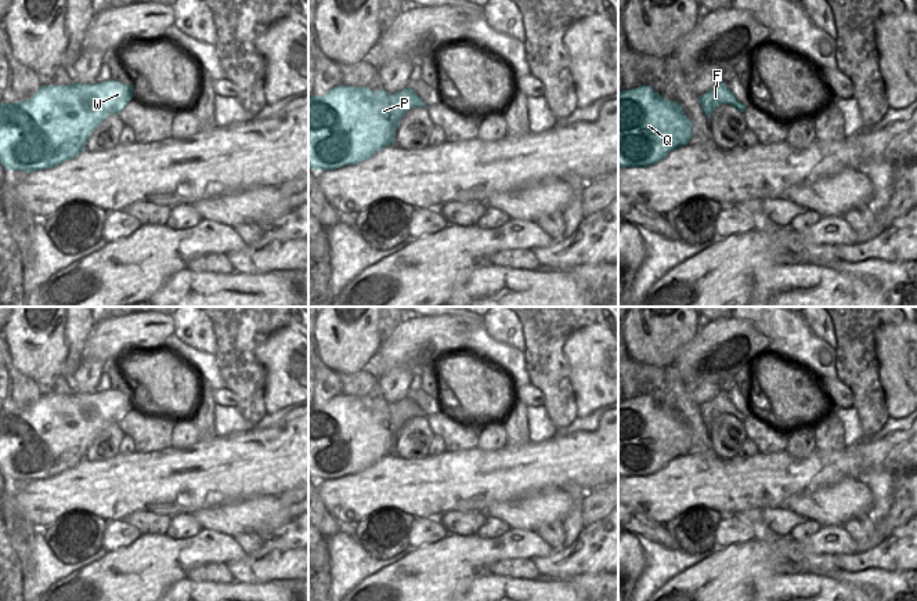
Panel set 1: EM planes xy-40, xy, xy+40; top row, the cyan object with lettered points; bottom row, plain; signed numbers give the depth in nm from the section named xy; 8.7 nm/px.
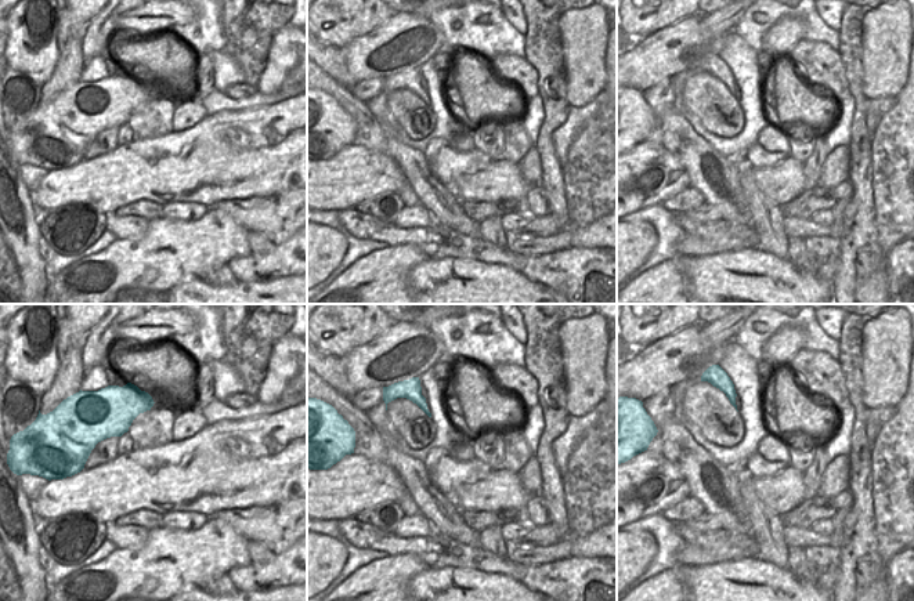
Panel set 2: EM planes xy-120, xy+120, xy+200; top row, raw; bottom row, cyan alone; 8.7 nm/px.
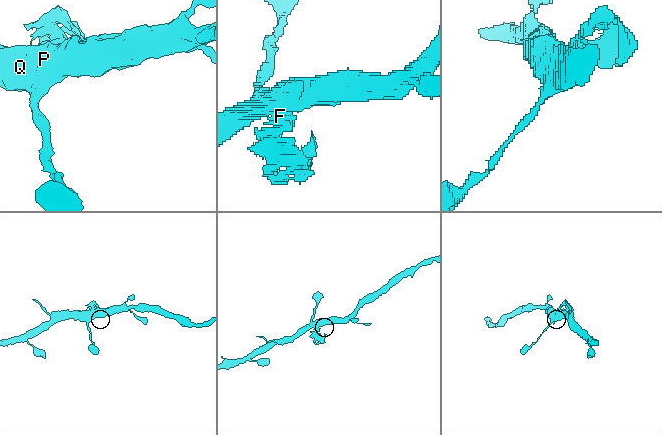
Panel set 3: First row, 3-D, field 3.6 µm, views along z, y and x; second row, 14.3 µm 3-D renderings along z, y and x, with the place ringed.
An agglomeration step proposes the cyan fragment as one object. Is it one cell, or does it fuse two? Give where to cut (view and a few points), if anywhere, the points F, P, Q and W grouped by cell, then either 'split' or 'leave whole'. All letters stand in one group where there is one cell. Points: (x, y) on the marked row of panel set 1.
cut in xy along (390, 96), (393, 116), (397, 120); F / P Q W; split

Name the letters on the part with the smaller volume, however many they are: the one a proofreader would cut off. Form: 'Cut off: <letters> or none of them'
Cut off: F

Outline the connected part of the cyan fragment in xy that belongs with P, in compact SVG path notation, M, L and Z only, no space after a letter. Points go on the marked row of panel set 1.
M336 86L322 97L308 99L308 166L313 170L336 170L358 164L387 145L394 144L394 134L401 122L393 116L391 95L383 88L371 91L365 87Z

